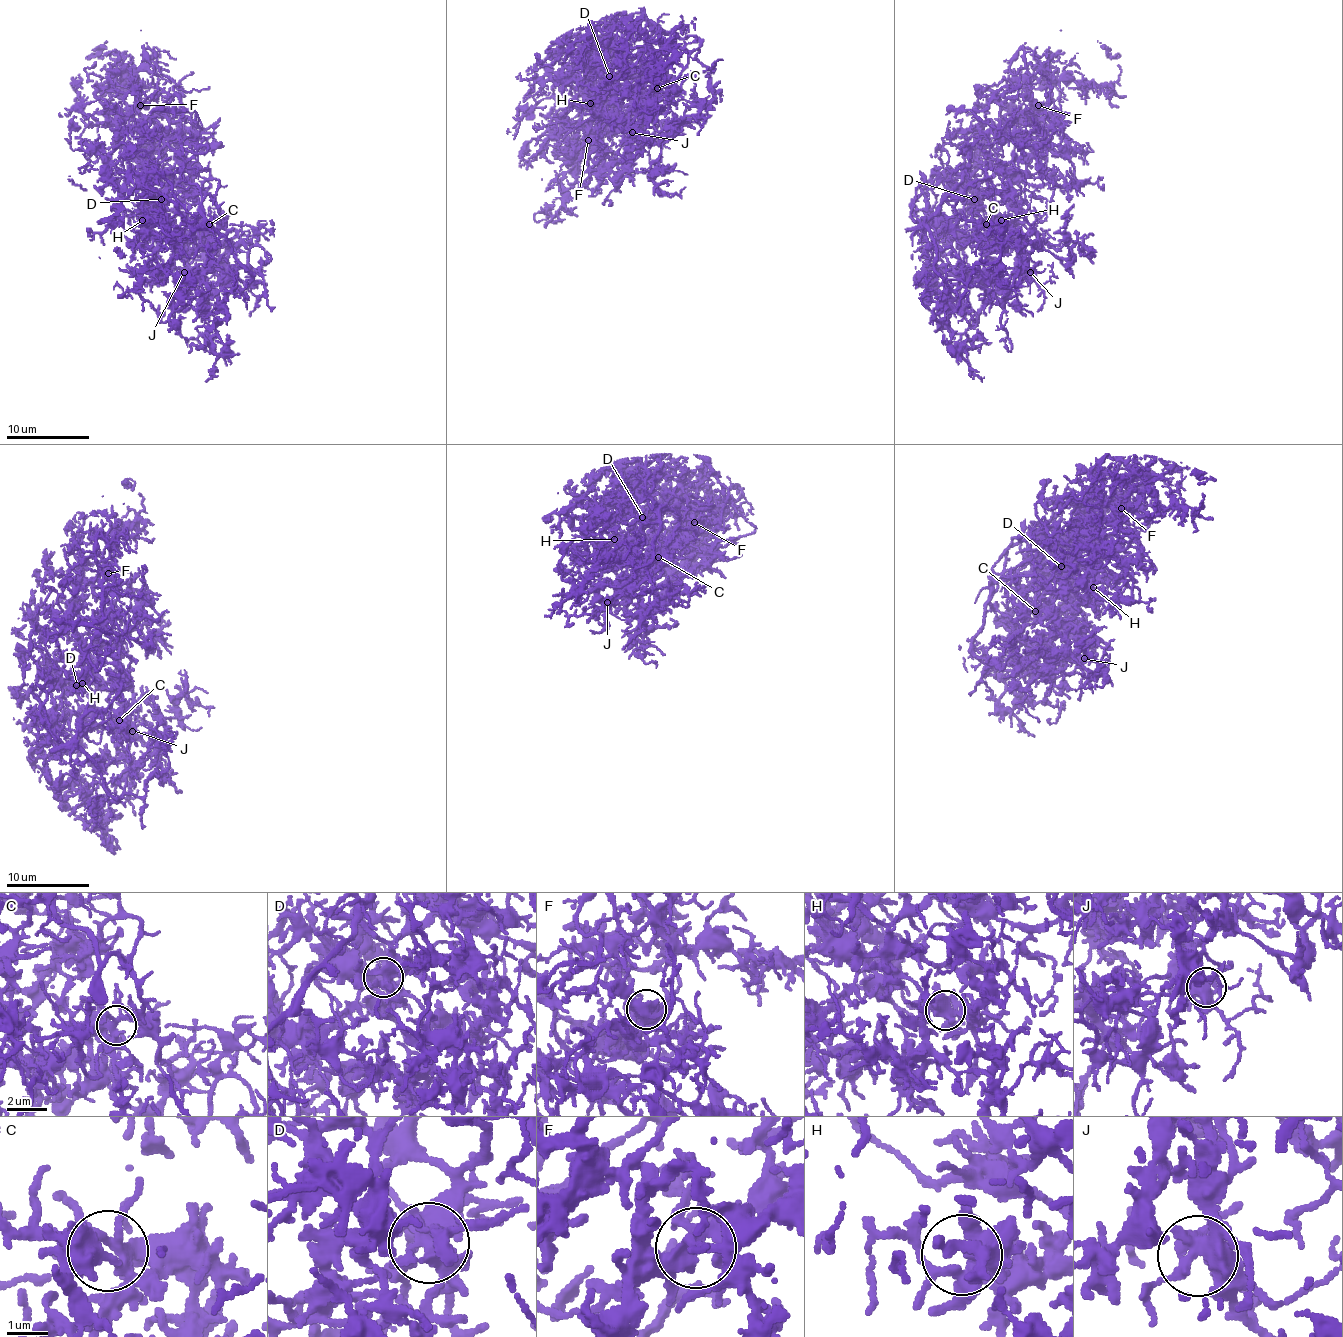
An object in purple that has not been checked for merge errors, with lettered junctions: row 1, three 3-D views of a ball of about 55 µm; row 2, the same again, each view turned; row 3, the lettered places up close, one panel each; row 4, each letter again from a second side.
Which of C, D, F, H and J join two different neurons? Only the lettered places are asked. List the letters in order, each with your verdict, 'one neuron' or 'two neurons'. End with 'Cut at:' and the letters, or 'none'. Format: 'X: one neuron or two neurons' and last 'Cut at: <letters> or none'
C: one neuron
D: one neuron
F: one neuron
H: one neuron
J: one neuron
Cut at: none

